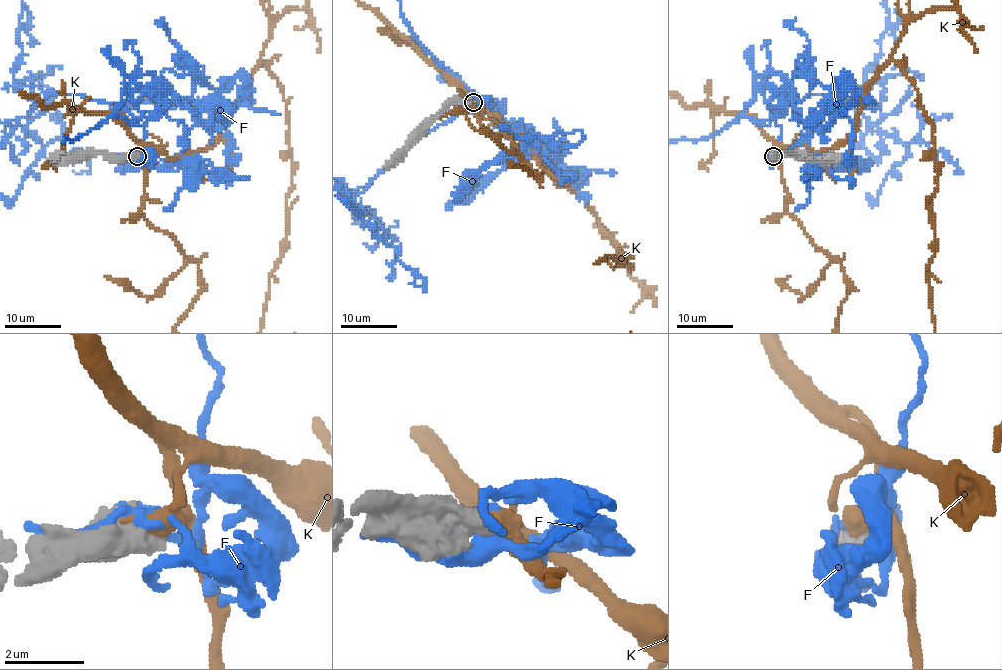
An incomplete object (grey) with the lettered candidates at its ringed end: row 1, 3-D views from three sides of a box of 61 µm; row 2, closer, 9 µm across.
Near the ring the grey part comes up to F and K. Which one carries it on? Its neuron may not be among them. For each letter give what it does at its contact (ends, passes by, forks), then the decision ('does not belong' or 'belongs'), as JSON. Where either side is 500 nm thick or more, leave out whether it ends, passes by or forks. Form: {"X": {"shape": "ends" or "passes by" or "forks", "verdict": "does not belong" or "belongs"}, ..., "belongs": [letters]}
{"F": {"verdict": "does not belong"}, "K": {"verdict": "does not belong"}, "belongs": []}

